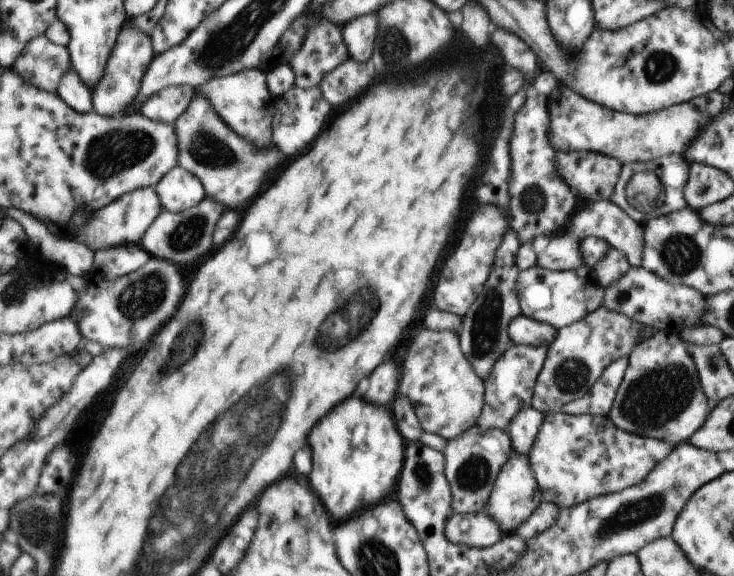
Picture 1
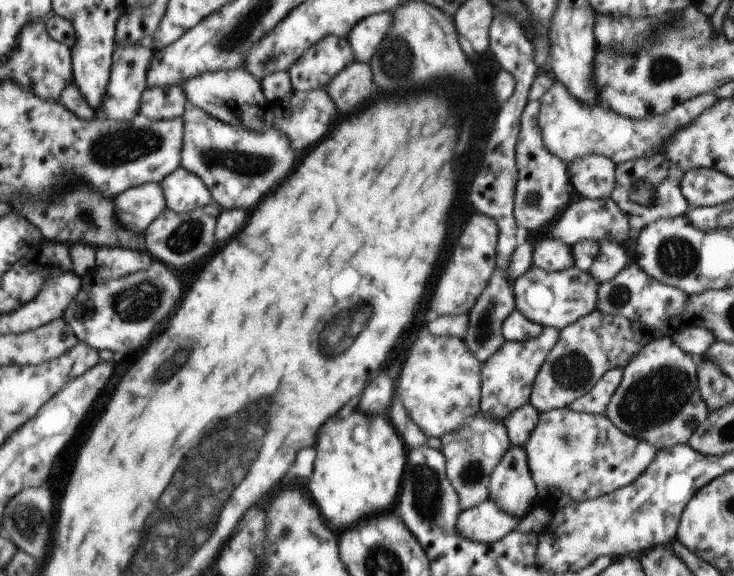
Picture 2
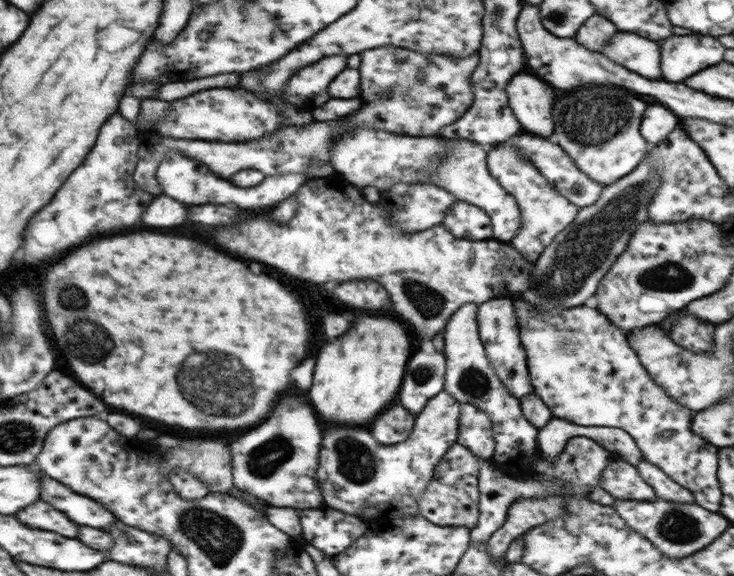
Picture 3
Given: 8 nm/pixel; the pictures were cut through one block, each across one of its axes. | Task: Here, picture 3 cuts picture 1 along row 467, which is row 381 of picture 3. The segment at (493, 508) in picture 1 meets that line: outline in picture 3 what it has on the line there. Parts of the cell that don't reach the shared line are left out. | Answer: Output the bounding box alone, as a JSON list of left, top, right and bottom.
[477,297,534,399]

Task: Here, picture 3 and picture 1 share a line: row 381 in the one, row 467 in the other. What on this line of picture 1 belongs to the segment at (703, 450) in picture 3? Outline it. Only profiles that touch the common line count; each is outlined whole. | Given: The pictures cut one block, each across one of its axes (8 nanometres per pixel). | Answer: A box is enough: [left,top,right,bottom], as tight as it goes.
[528,412,676,509]

